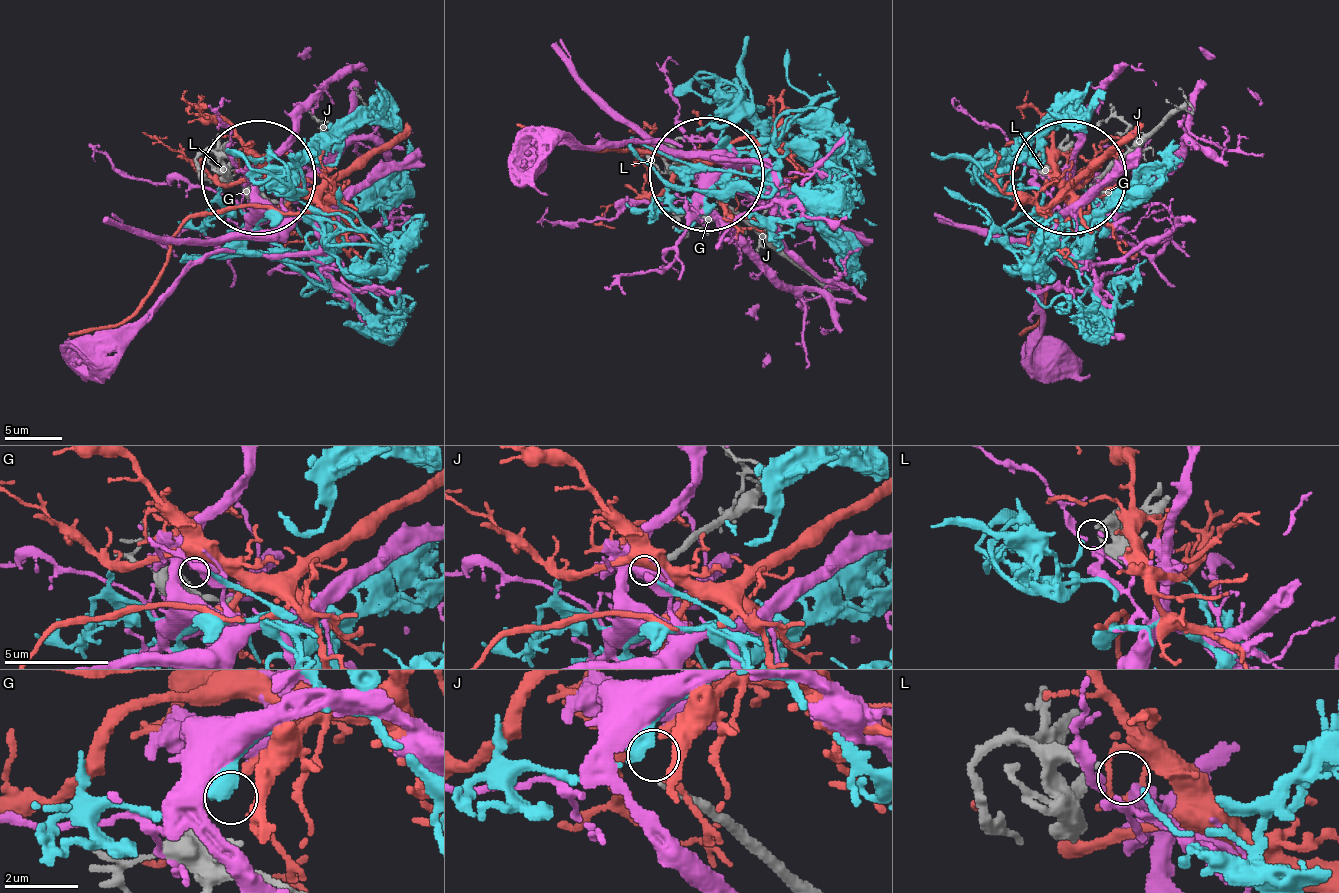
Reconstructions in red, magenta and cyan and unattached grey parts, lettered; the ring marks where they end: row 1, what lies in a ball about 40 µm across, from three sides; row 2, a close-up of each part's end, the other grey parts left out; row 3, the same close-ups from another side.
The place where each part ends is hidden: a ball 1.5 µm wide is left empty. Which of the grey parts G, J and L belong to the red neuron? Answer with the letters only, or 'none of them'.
G

